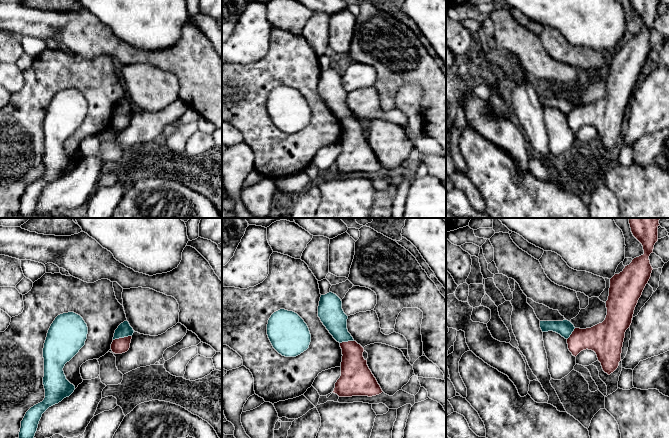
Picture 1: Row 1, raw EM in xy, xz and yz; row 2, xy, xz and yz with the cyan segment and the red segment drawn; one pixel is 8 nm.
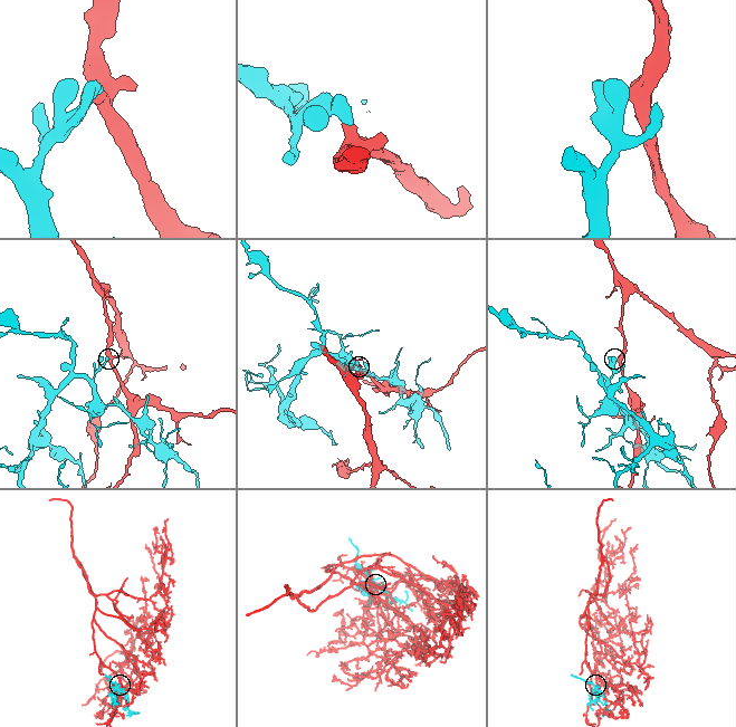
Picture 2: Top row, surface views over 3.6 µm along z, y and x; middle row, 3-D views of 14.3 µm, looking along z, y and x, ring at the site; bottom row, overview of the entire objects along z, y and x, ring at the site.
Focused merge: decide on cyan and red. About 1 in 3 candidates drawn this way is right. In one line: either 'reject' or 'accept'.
reject

